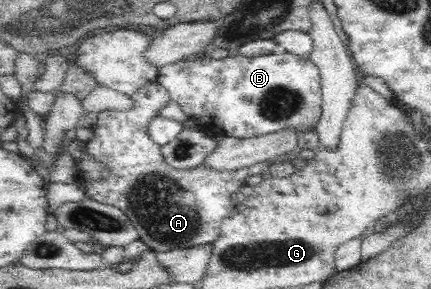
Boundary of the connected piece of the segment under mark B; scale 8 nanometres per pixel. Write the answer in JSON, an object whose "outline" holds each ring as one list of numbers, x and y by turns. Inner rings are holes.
{"outline":[[278,50,269,55,245,57,241,54,214,59,206,54,197,60,181,60,160,67,159,82,169,93,170,99,181,106,188,117,210,128,216,134,245,139,293,130,297,135,315,131,322,114,322,89,318,67,306,57]]}

